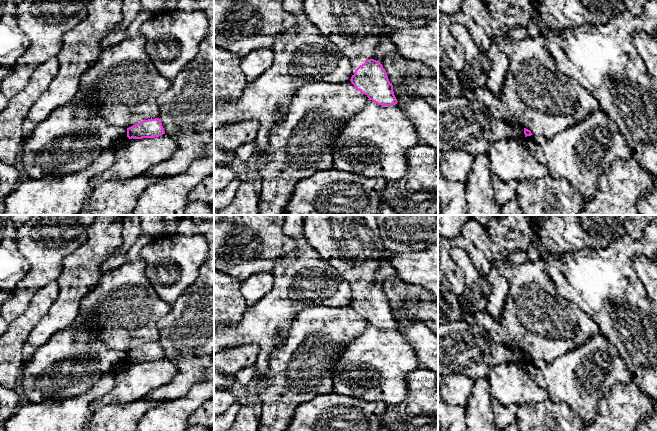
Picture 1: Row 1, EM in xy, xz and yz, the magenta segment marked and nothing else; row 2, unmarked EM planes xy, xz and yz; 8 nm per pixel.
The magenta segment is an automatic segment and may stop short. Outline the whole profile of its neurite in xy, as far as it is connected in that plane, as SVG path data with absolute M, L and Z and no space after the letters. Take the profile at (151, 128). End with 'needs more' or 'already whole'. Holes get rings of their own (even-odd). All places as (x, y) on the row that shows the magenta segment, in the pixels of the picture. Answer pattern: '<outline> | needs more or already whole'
M159 118L148 119L127 128L129 139L155 138L165 134Z | already whole

